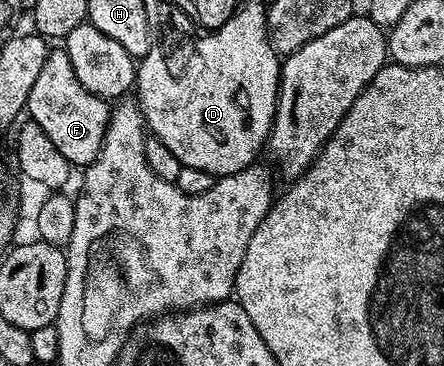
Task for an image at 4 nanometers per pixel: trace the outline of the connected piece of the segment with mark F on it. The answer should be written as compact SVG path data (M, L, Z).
M64 49L51 50L26 102L26 111L32 122L40 125L40 129L48 133L52 145L56 145L56 149L68 157L70 164L79 169L85 169L92 161L96 161L104 145L104 133L108 129L111 110L107 100L96 97L96 93L88 93L88 89L80 85L72 69L72 61L68 61L68 53Z

